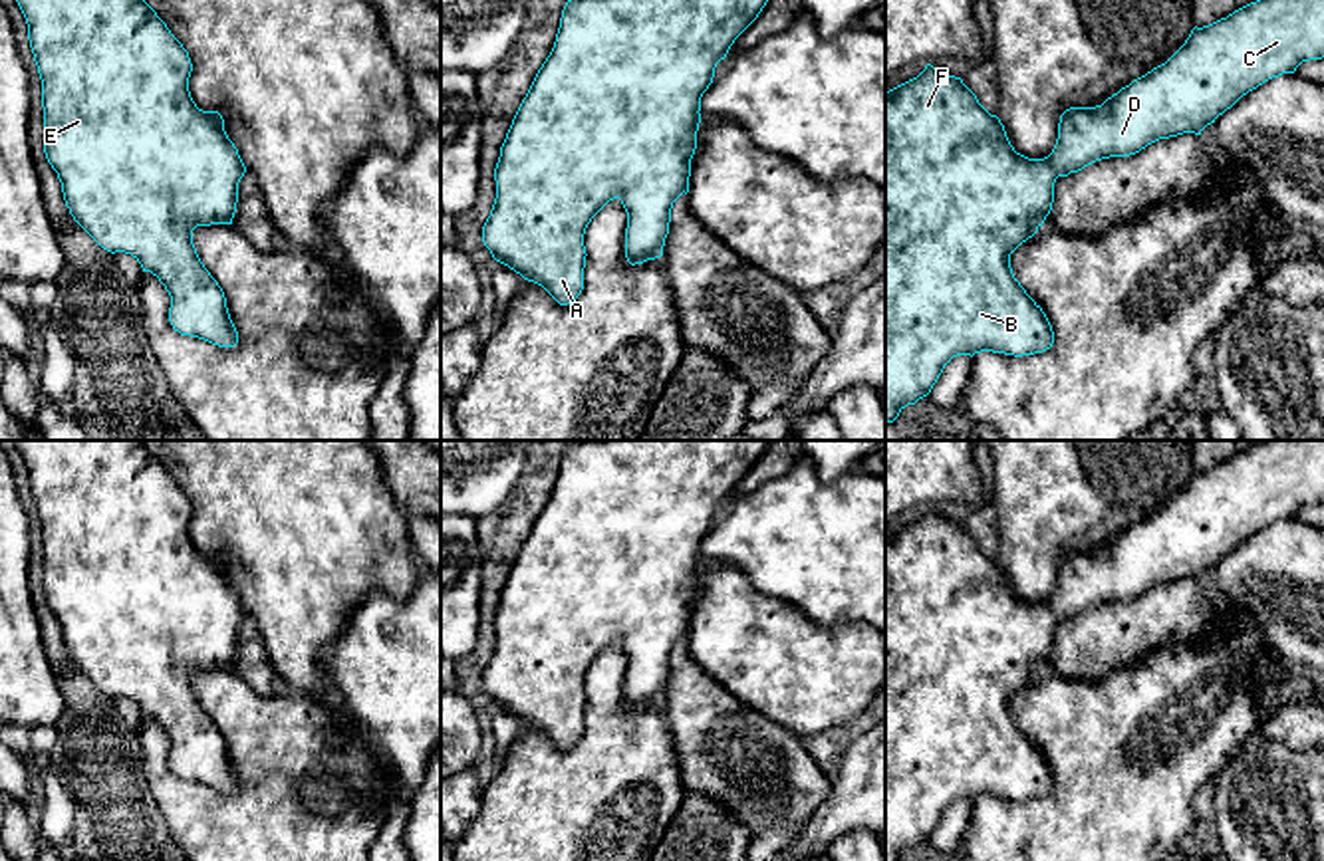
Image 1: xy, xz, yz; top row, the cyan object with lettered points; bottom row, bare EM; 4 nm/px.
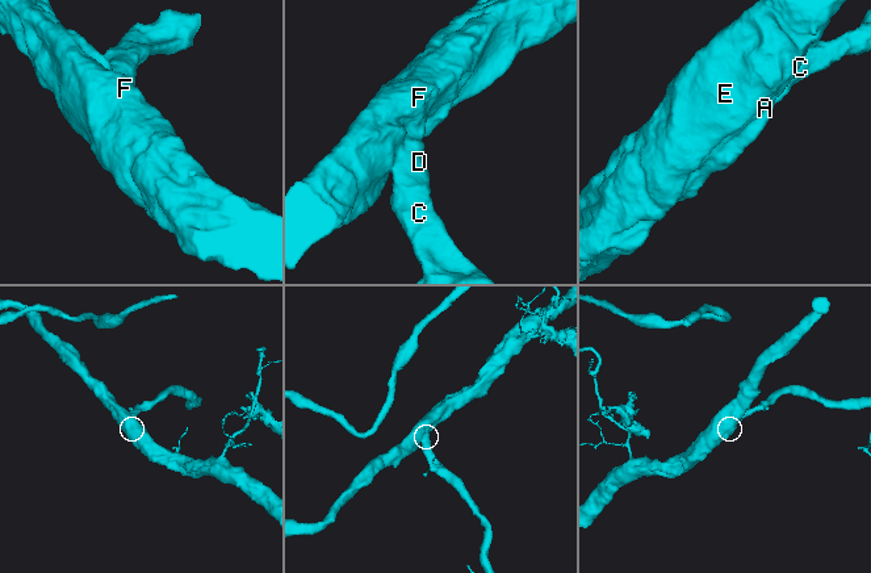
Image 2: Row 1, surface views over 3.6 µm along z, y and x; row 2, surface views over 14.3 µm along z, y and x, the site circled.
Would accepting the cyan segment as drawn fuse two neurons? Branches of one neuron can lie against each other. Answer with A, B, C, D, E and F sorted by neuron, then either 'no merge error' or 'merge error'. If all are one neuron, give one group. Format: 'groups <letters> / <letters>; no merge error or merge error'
groups A B C D E F; no merge error

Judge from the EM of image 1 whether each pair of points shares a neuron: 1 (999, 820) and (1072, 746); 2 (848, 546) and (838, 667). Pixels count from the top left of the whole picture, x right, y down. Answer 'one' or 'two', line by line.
1: one
2: two

